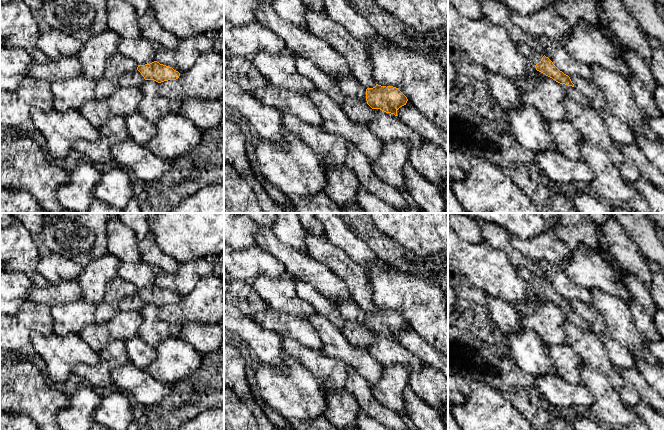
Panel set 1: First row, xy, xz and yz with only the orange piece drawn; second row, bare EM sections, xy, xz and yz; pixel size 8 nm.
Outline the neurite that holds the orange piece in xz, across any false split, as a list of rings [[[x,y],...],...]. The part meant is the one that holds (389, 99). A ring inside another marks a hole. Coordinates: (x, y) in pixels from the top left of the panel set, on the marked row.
[[[340,76],[336,82],[345,95],[360,99],[372,109],[380,109],[395,116],[398,116],[397,110],[408,101],[407,97],[393,86],[376,84],[375,87],[366,89],[354,76]]]

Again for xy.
[[[154,61],[150,64],[138,65],[136,70],[121,75],[119,85],[121,87],[140,88],[145,80],[154,80],[161,83],[168,80],[176,80],[179,76],[180,73],[172,67]]]

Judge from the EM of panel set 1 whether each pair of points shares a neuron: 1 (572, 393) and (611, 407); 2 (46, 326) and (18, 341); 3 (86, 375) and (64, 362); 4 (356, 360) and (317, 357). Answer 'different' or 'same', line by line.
1: different
2: same
3: different
4: different

